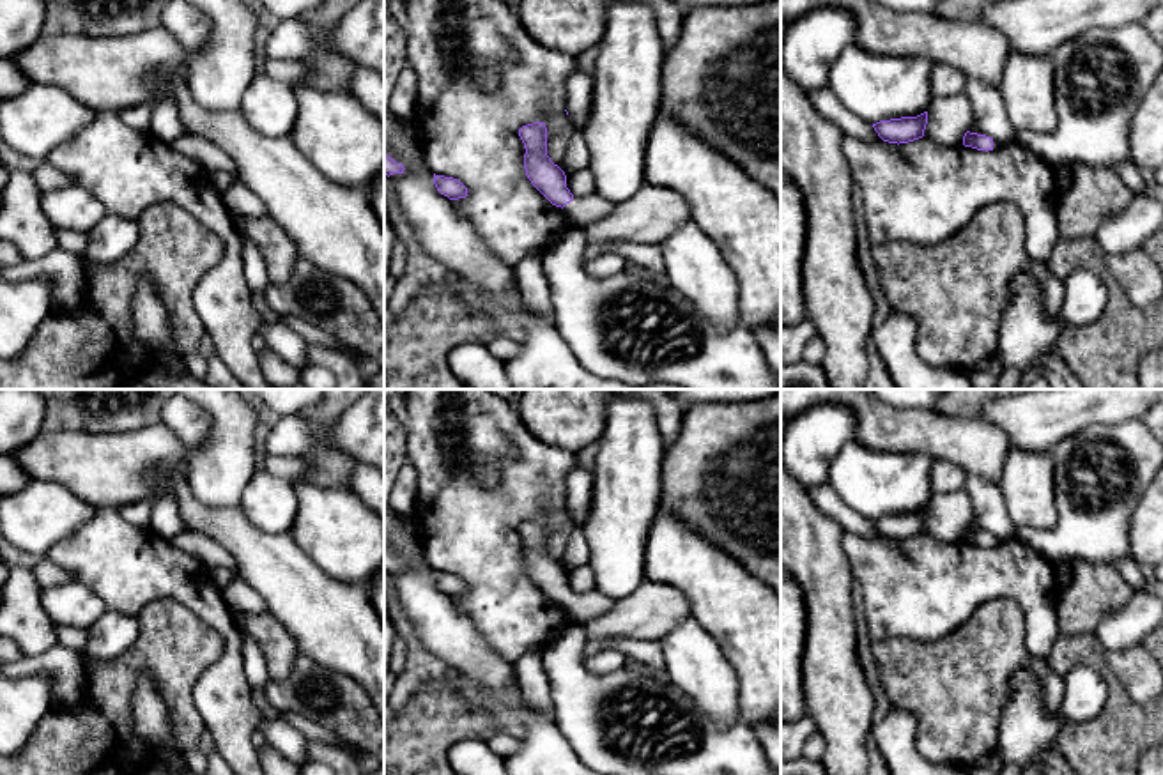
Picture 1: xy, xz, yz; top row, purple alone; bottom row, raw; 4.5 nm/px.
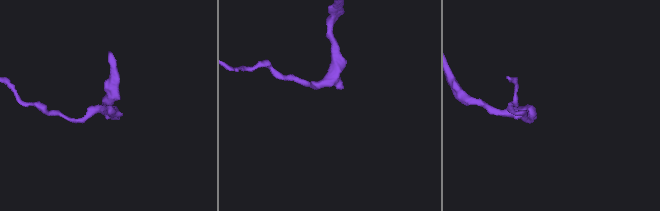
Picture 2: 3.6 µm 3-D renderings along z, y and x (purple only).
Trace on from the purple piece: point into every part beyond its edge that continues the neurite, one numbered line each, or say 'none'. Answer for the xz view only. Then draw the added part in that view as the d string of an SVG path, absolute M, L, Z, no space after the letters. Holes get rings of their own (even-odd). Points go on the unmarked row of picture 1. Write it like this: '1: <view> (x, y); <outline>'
1: xz (581, 607); M589 591L584 595L574 593L572 598L563 603L563 607L574 623L582 625L588 619L607 614L612 609L614 602L614 598L609 598L598 591Z

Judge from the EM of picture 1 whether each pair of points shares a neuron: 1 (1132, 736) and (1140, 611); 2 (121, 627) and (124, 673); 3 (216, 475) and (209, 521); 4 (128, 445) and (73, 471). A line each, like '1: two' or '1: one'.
1: two
2: two
3: two
4: one

